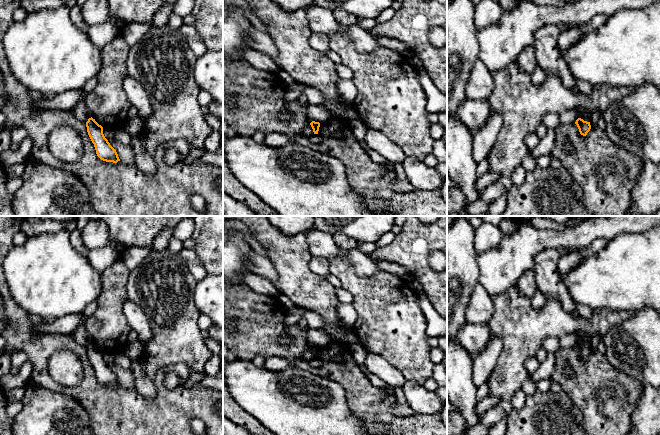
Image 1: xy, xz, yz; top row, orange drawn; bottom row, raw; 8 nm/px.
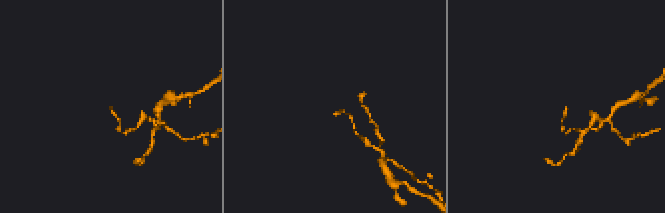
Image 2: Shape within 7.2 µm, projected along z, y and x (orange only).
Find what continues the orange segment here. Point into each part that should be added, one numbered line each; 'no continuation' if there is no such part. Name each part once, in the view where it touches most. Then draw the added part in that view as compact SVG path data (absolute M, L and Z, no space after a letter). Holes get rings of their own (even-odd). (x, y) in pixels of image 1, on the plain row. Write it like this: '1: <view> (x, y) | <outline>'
no continuation

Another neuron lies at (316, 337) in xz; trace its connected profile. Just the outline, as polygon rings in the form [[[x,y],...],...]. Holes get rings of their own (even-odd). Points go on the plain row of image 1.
[[[310,328],[307,332],[307,335],[310,346],[325,346],[330,339],[329,335],[326,332],[319,329]]]

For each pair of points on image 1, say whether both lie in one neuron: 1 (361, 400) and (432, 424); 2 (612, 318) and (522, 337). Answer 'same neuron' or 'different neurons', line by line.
1: same neuron
2: same neuron

